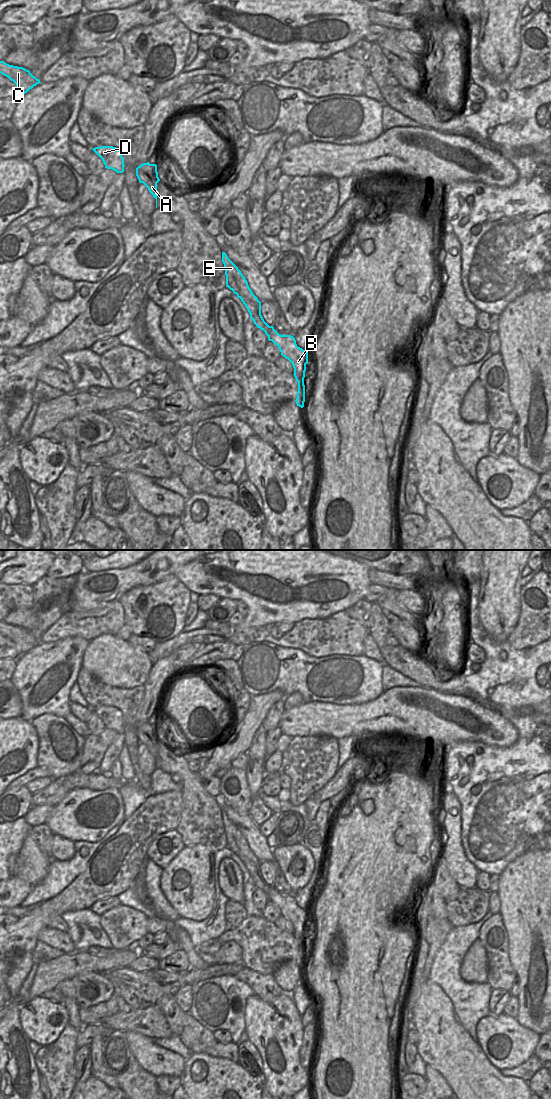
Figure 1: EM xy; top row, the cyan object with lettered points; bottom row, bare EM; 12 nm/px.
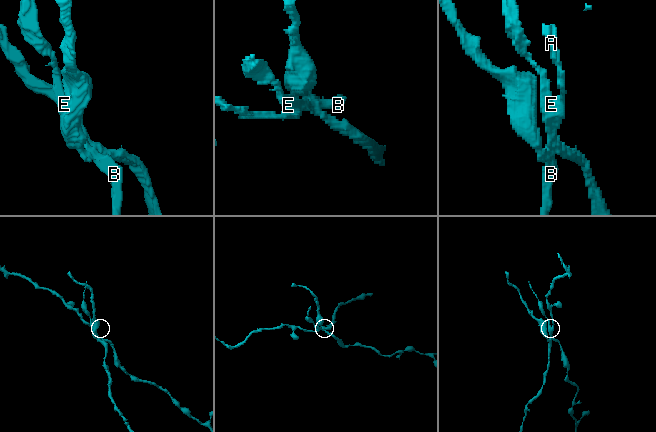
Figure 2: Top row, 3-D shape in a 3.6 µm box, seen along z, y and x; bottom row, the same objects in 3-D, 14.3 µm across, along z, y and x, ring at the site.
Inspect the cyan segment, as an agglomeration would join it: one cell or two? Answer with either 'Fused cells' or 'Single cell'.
Fused cells

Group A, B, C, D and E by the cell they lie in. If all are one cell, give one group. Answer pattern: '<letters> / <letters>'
A C D / B E

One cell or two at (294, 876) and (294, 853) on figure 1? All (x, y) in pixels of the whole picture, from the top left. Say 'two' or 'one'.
one

